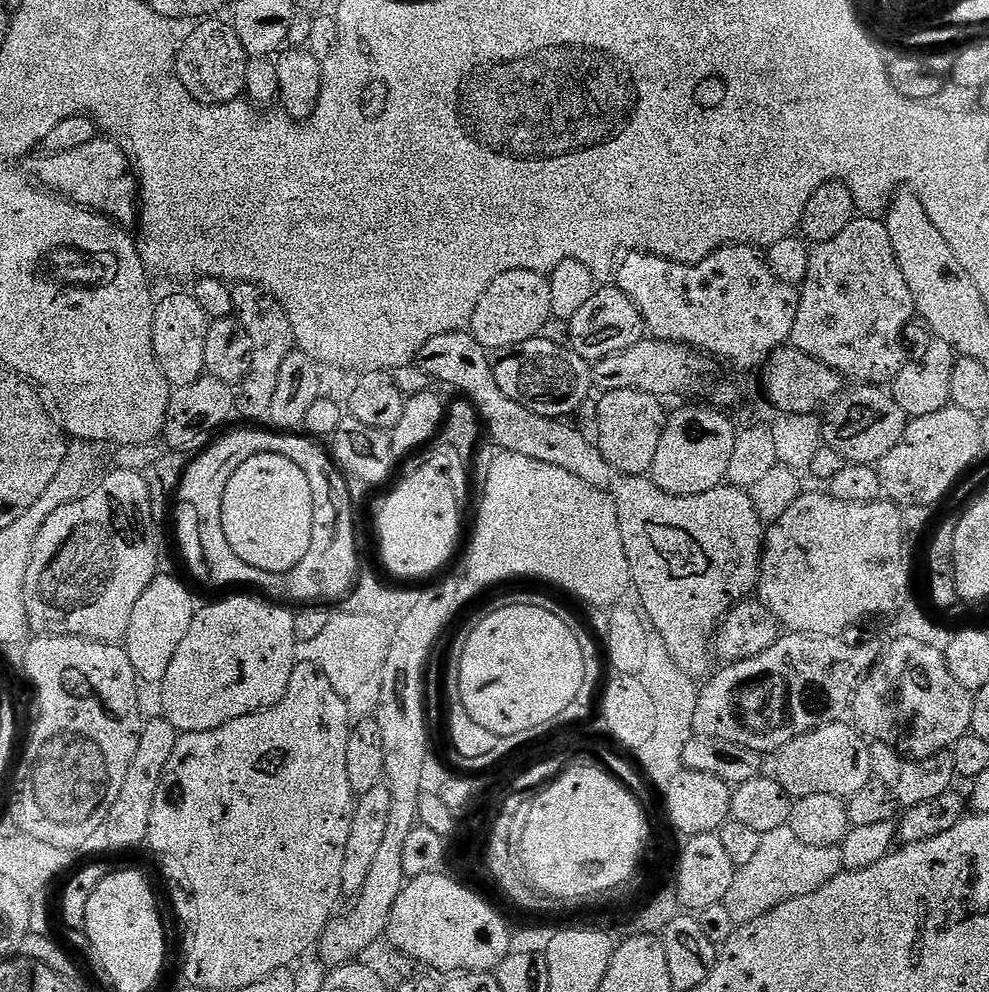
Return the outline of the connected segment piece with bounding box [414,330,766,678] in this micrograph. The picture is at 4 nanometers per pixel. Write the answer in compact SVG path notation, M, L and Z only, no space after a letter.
M461 330L430 338L430 342L422 346L414 364L432 377L437 385L445 384L446 387L453 388L458 392L456 394L476 408L487 435L488 432L492 435L492 440L500 452L522 454L538 462L546 462L549 466L570 470L570 474L582 478L587 484L600 488L612 497L618 510L622 546L626 550L626 558L632 571L632 588L640 595L639 607L647 623L661 636L663 642L666 642L674 662L686 675L693 678L704 675L707 677L713 671L714 641L720 625L724 623L724 617L737 604L749 599L760 583L760 562L764 559L766 524L760 519L751 495L742 488L721 486L706 490L706 494L675 496L666 494L666 490L658 487L647 475L631 476L618 470L601 454L599 447L593 441L591 444L572 422L534 414L534 410L526 410L526 406L506 398L506 394L502 394L496 384L489 349L481 346L471 331Z

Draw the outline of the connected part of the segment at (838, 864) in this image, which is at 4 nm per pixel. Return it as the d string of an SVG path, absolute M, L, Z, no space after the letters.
M791 826L770 830L763 833L762 843L758 845L751 862L736 869L734 882L730 882L730 890L726 890L724 905L736 925L749 924L754 922L754 918L762 918L762 914L782 906L784 902L822 890L826 882L843 871L842 850L838 846L806 846L806 842L801 842Z

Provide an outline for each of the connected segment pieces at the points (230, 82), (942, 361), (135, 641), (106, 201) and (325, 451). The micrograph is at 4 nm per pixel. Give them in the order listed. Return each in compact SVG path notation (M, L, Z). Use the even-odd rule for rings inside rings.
M206 18L202 21L199 21L193 28L195 28L192 34L187 38L185 44L181 45L179 52L176 57L176 77L179 78L179 81L182 82L182 86L186 88L186 90L190 91L190 96L194 98L195 101L202 102L203 105L220 105L220 104L228 104L230 101L234 101L239 99L245 93L245 84L246 84L246 75L247 75L247 67L251 60L247 50L242 45L242 40L238 37L236 29L233 28L231 23L227 21L220 21L220 18Z
M931 330L923 331L917 334L916 345L913 348L911 345L910 355L905 359L902 370L890 384L892 397L910 418L938 414L938 410L952 404L954 366L958 357L946 338L938 338L938 334Z
M164 574L157 575L142 598L138 598L138 606L134 606L134 614L130 614L130 626L122 647L130 658L130 666L134 666L137 677L145 685L158 686L164 681L166 670L170 670L170 662L174 662L174 654L178 654L178 646L182 646L182 638L190 631L197 611L198 603L191 590L182 581Z
M100 134L94 142L86 142L86 146L77 146L74 150L65 152L49 152L41 155L39 183L45 189L55 190L63 194L74 204L81 204L83 208L90 208L109 220L116 221L121 226L135 225L140 214L138 203L138 181L134 165L126 151L125 145L119 139L109 138Z
M264 426L240 427L244 428L236 428L233 432L225 431L199 449L180 480L179 499L194 506L198 514L198 530L202 534L204 552L213 553L216 540L221 549L227 550L230 546L230 541L225 536L221 535L218 540L218 530L222 526L222 498L226 498L226 486L230 486L230 478L238 474L238 466L242 466L242 462L250 462L250 458L258 454L278 454L282 458L290 458L290 462L294 462L298 470L306 474L306 482L310 482L310 492L314 494L314 512L324 512L324 504L332 504L332 516L344 516L344 503L353 502L354 496L348 493L348 488L344 485L345 477L334 463L329 449L320 445L323 443L292 430L269 430L267 427L264 429Z

